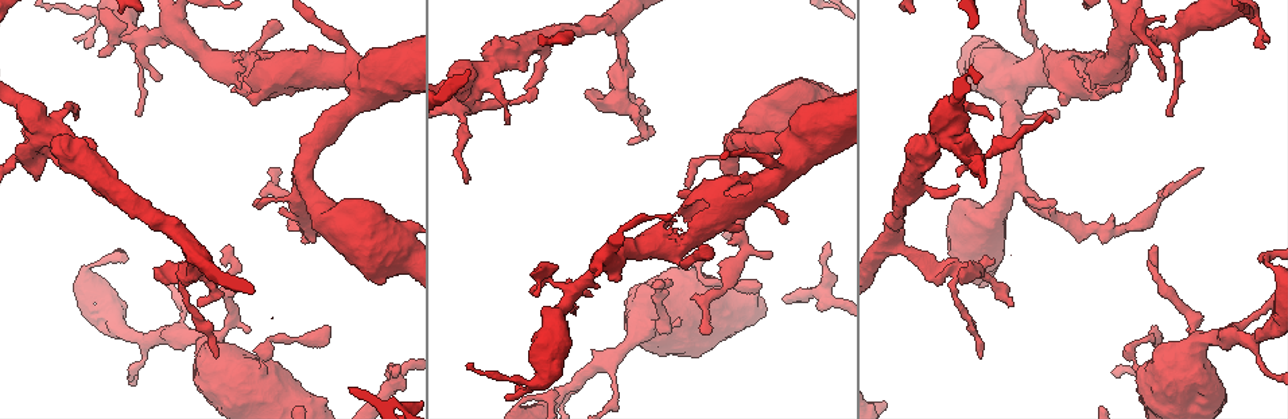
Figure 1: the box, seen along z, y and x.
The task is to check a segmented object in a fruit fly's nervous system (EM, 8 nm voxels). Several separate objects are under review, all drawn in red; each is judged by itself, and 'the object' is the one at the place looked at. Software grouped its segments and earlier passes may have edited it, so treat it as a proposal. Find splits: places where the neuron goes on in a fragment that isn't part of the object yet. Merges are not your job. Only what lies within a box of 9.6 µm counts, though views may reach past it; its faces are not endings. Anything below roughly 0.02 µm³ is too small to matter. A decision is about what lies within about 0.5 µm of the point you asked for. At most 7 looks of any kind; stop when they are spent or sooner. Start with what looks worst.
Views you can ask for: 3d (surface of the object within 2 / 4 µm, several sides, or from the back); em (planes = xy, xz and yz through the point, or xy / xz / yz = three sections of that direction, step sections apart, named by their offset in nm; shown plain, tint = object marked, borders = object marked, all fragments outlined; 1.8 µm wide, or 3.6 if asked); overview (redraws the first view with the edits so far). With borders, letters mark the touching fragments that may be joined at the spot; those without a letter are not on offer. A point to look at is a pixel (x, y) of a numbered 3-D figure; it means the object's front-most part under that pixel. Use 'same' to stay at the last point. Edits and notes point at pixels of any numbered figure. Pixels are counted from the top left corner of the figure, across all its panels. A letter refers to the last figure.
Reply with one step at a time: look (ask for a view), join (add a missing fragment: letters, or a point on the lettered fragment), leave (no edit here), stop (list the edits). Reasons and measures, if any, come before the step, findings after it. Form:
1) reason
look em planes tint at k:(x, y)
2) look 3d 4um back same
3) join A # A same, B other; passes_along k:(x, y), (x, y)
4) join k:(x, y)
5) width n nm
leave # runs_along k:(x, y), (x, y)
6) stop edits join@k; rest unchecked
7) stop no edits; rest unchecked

branch stops here
look em planes tint at 1:(1200, 171)

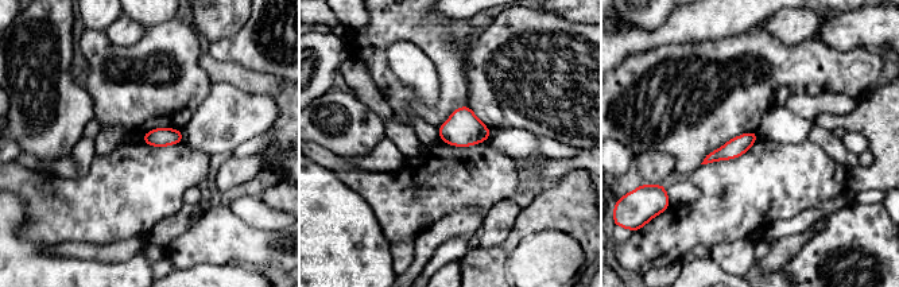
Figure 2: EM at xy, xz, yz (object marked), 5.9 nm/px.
what lies round it
look em planes borders same

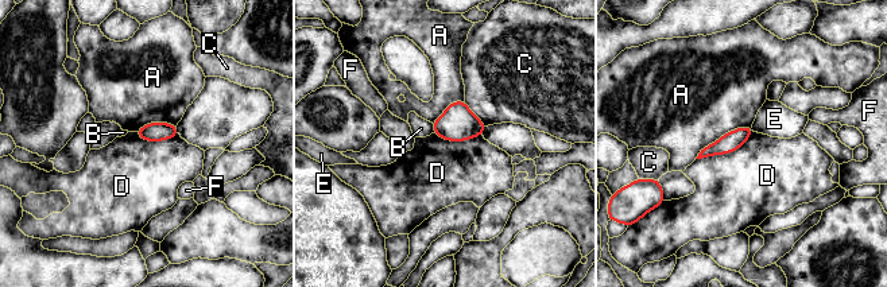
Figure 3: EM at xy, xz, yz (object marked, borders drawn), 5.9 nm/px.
longest_contact A 400 nm
leave # A other, B other, C other, D other, E other, F other; no lettered fragment goes on from it

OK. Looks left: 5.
branch stops here
look 3d 2um back at 1:(78, 118)

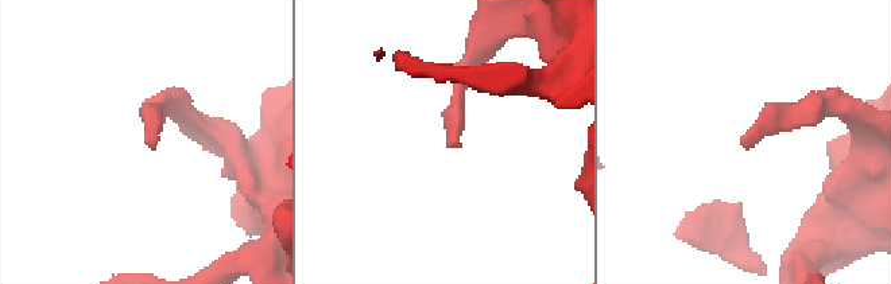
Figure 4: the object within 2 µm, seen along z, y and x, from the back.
shape alone is not enough
look em planes borders at 4:(450, 144)

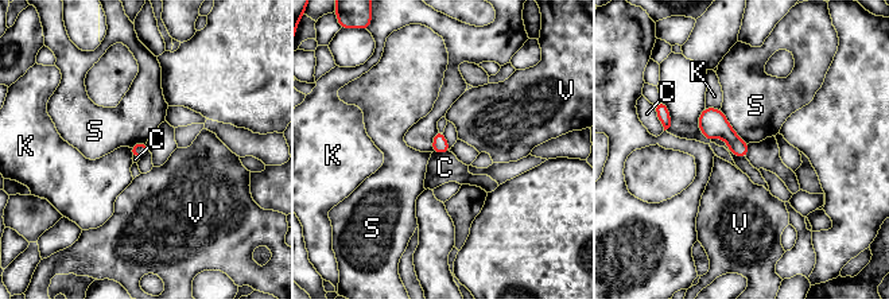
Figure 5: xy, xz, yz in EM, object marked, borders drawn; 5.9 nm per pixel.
leave # C other, K other, S other, V other; border 5:(433, 151), (449, 152); none of them fits

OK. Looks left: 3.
an open end
look 3d 2um at 1:(216, 358)

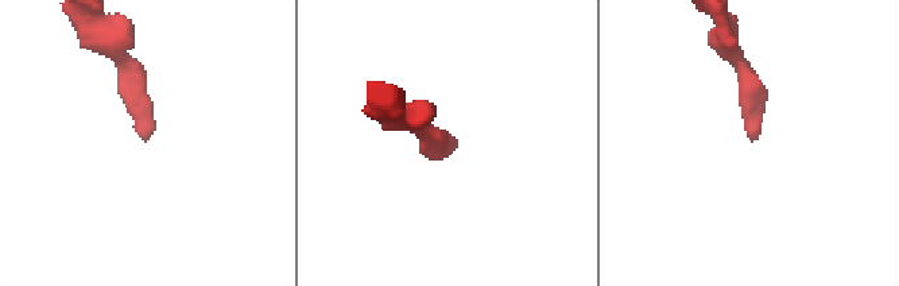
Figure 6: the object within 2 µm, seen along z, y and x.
look em xy step 16 tint at 6:(448, 147)

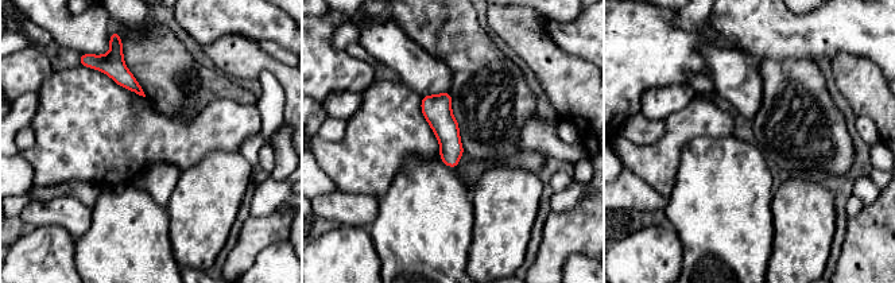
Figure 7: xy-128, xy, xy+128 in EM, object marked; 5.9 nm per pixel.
another direction
look em planes borders same

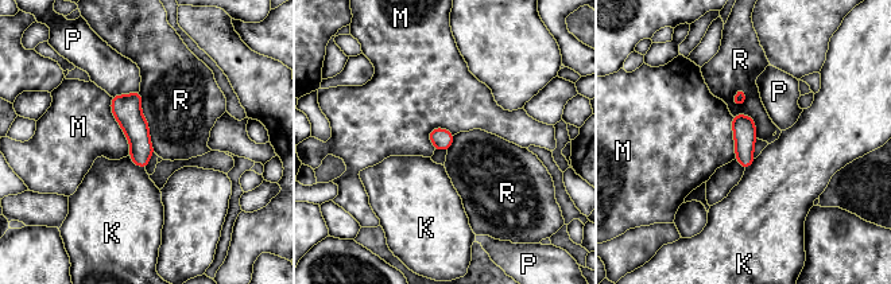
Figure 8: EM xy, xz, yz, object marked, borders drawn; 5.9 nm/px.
width 120 nm
leave # K other, M other, P other, R other; border 8:(139, 90), (140, 112), (155, 152); none of them fits

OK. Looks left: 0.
stop no edits; rest unchecked

